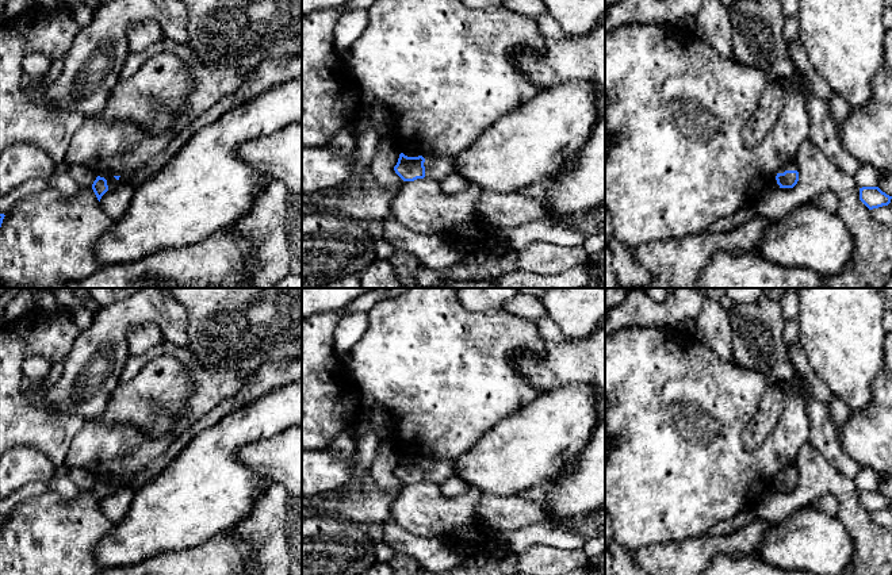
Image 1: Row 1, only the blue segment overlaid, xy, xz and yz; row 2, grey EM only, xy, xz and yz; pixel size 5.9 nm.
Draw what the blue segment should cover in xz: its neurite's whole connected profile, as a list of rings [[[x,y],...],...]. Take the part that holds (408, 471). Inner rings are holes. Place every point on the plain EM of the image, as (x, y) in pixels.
[[[401,456],[394,474],[403,484],[426,480],[441,486],[455,475],[455,467],[453,460],[429,460],[420,457],[407,460]]]

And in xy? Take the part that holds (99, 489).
[[[97,479],[96,483],[92,487],[92,492],[100,505],[102,499],[108,494],[108,492],[115,492],[119,488],[130,488],[129,483],[123,479],[112,479],[108,483],[104,480]]]

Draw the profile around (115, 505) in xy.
[[[119,488],[108,492],[100,502],[103,514],[112,522],[118,524],[131,506],[133,491],[130,488]]]

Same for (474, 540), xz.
[[[544,521],[517,530],[481,529],[466,525],[455,532],[449,543],[463,548],[468,555],[482,556],[499,549],[520,555],[536,545],[582,551],[586,540],[568,524]]]

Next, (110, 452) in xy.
[[[88,418],[73,437],[64,464],[85,468],[96,479],[106,483],[112,479],[123,479],[134,492],[156,478],[148,474],[149,467],[165,455],[171,442],[166,433],[160,437],[150,437],[131,425],[108,425],[99,422],[96,418]]]

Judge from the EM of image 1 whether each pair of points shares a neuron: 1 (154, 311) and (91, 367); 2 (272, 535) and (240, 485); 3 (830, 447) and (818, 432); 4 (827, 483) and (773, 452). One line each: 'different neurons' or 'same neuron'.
1: same neuron
2: different neurons
3: same neuron
4: different neurons

